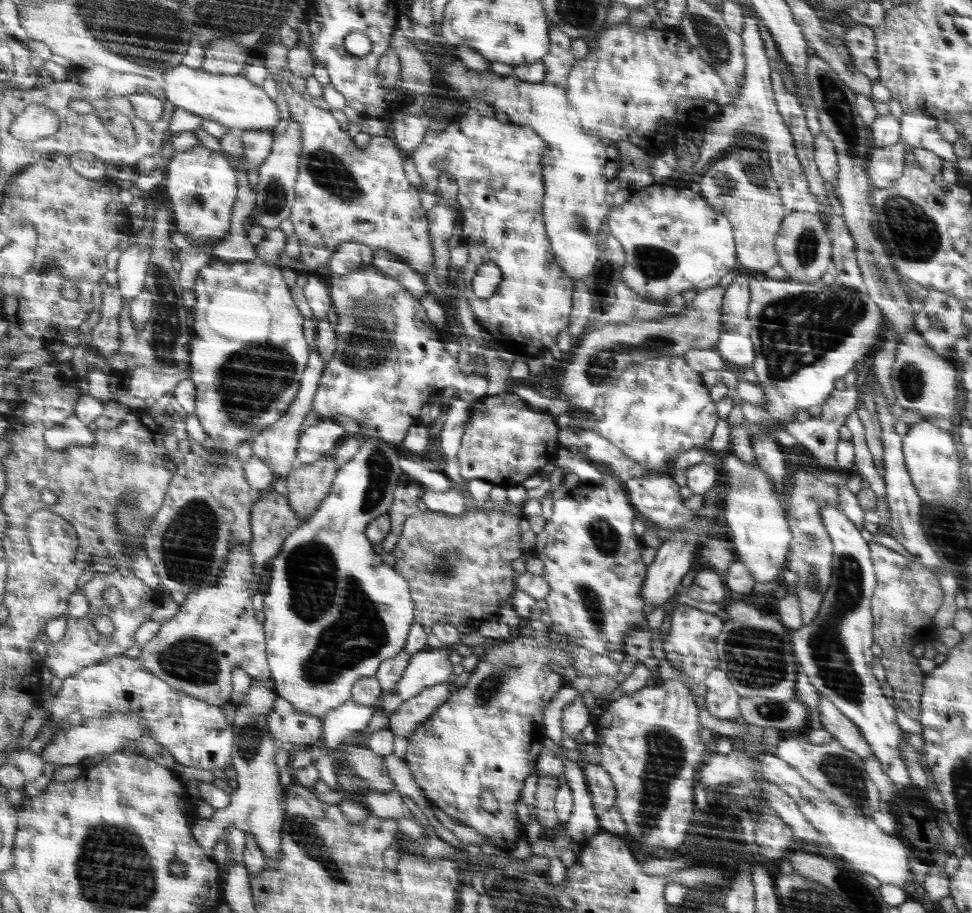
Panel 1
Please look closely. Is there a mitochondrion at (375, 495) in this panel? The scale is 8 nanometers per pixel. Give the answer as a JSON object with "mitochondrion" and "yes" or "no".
{"mitochondrion":"yes"}

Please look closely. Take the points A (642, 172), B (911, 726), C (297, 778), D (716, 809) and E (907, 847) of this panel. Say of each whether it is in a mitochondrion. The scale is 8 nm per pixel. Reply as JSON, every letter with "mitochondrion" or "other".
{"A":"other","B":"other","C":"other","D":"other","E":"other"}

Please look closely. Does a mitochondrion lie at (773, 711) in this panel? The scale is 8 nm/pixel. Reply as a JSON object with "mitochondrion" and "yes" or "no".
{"mitochondrion":"yes"}

